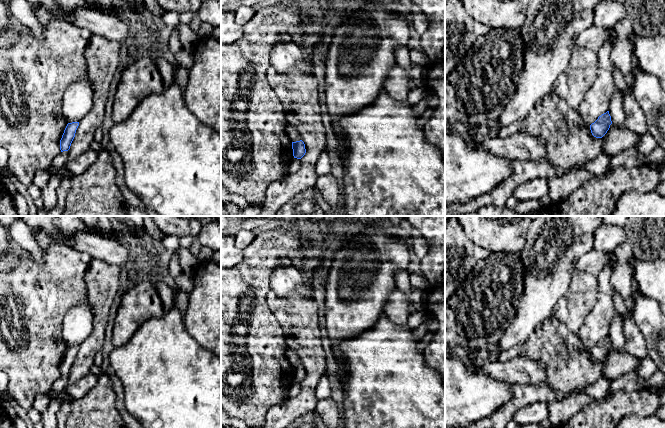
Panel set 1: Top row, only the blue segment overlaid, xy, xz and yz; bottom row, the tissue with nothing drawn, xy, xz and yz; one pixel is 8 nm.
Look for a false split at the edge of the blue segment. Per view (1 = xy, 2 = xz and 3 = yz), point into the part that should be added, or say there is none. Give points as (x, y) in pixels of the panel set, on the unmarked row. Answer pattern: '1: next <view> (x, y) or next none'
1: next none
2: next none
3: next none

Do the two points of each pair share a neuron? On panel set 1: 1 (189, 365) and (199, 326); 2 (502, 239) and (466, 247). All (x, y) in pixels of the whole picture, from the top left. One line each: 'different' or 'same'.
1: different
2: different

